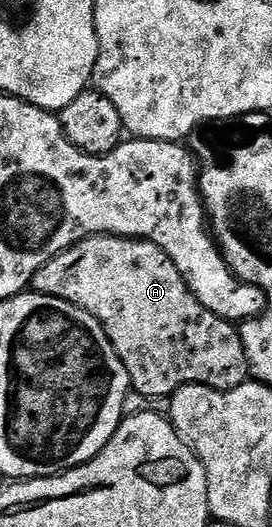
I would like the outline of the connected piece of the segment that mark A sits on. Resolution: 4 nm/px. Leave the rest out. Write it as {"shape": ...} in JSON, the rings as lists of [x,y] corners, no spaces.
{"shape":[[[96,234],[61,252],[33,276],[30,289],[53,296],[84,310],[105,332],[113,352],[129,372],[131,389],[141,396],[170,399],[182,386],[208,386],[214,390],[232,390],[248,381],[251,365],[247,362],[238,329],[221,316],[209,312],[185,284],[177,264],[165,256],[157,244],[142,238],[117,238],[114,234]]]}

